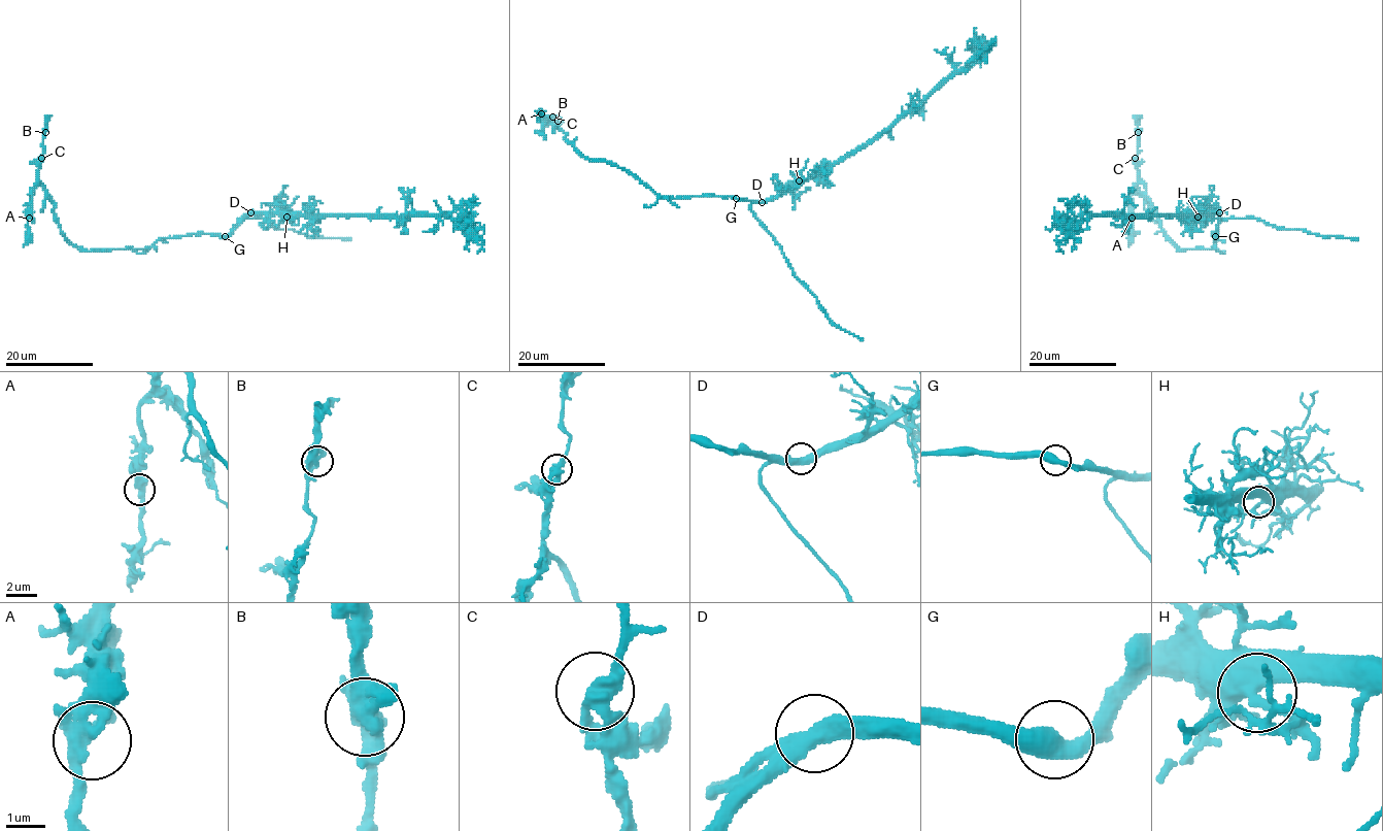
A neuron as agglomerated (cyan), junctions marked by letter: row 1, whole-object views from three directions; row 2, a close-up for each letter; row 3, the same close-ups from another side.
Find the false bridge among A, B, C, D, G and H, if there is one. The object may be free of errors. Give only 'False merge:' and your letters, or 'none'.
False merge: none

